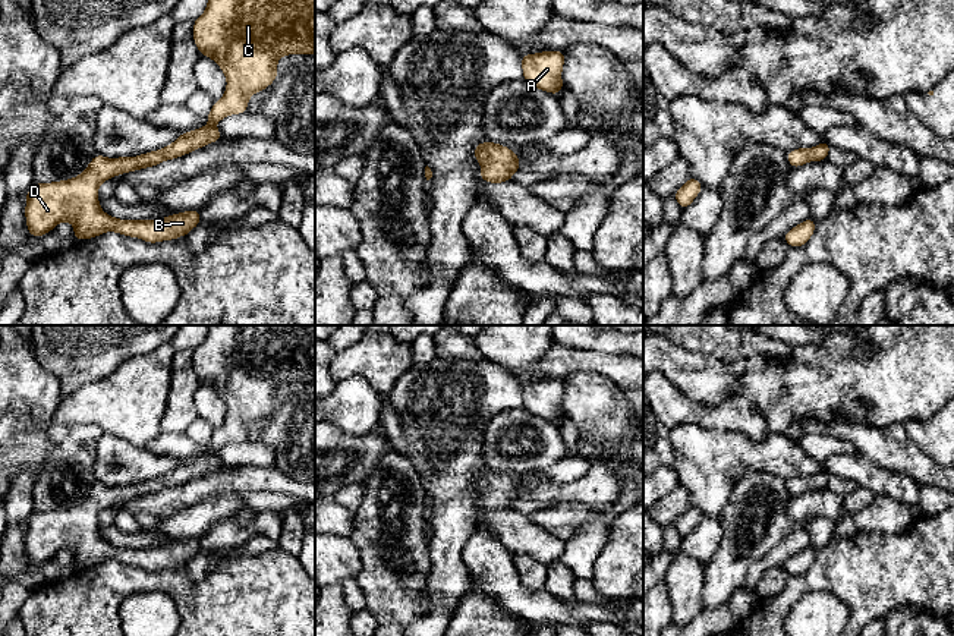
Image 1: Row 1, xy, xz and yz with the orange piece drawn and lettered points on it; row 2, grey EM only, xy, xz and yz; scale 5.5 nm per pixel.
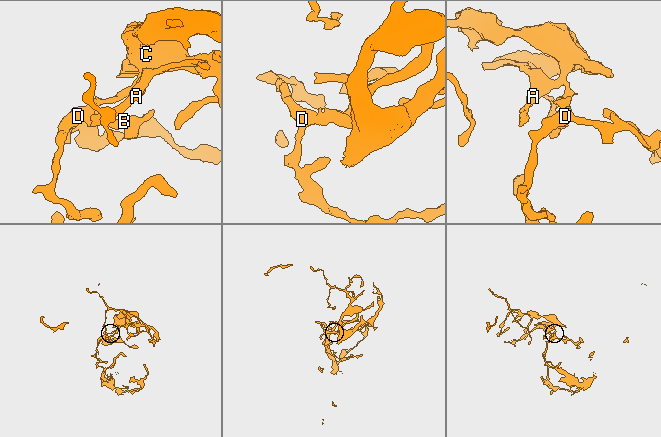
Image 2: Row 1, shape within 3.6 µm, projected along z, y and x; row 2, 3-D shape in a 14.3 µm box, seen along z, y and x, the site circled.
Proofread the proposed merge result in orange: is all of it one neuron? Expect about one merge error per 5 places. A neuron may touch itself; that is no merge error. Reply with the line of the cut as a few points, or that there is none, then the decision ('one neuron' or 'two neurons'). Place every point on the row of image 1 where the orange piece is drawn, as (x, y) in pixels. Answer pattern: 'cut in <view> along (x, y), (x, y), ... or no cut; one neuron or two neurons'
no cut; one neuron

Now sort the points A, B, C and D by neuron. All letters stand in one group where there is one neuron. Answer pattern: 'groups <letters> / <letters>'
groups A B C D

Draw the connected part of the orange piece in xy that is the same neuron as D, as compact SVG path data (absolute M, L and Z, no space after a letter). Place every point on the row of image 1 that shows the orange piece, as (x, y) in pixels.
M208 0L204 13L192 23L193 42L201 56L212 59L227 79L224 95L212 104L205 117L210 125L183 132L174 142L161 149L117 158L97 154L76 177L51 183L34 183L26 192L25 205L26 227L32 237L41 237L54 230L60 221L73 224L76 240L92 239L106 232L139 237L148 243L188 236L202 221L199 210L177 212L158 220L120 220L101 210L98 202L100 185L117 174L154 167L223 139L224 136L214 125L230 114L248 111L249 98L255 92L268 88L278 76L277 62L280 57L315 54L315 0Z

